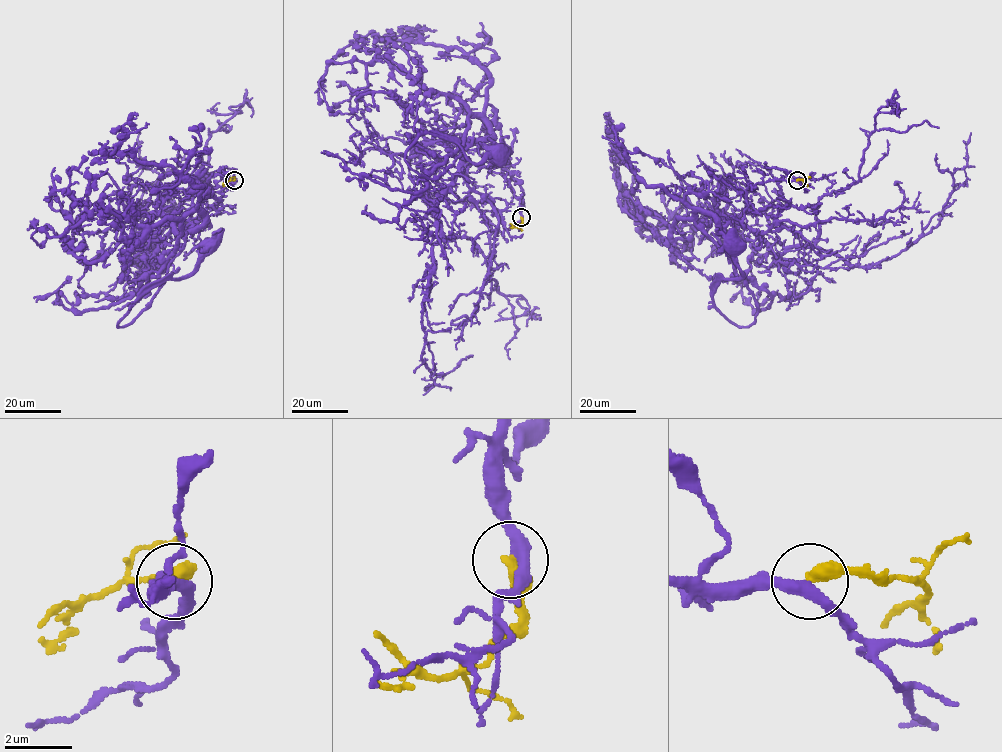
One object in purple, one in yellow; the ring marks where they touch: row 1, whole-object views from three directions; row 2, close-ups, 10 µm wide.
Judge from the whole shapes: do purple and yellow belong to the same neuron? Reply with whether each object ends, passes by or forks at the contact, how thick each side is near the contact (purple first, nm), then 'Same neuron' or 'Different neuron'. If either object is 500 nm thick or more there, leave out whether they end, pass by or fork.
At the ring purple passes by. At the ring yellow ends. Thickness 360 nm (purple) against 440 nm. Same neuron

